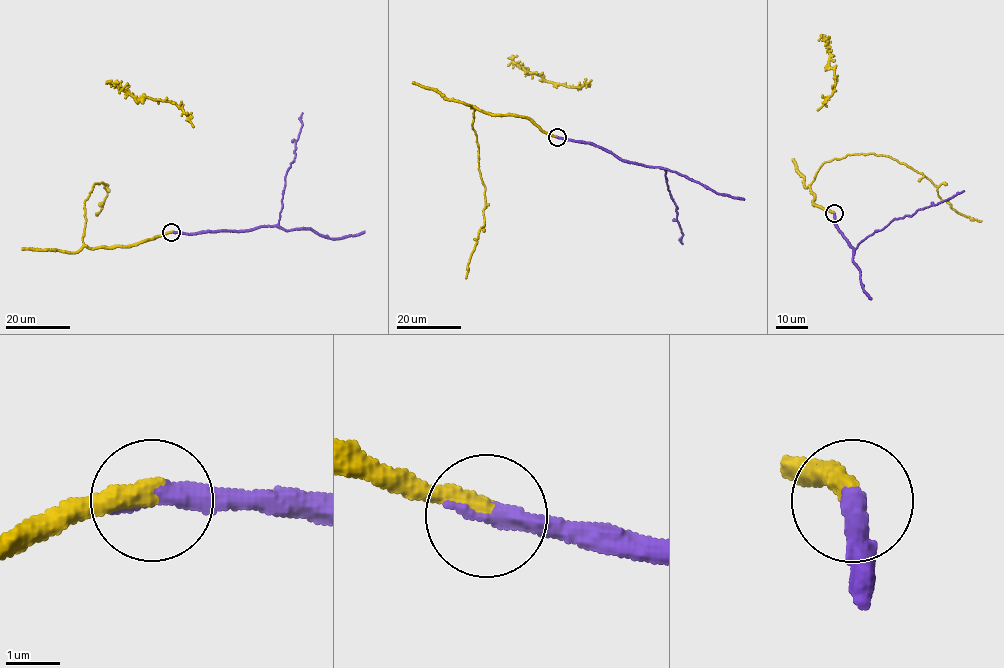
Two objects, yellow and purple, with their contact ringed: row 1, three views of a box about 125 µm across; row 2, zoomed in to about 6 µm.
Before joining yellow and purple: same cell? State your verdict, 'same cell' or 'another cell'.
same cell

